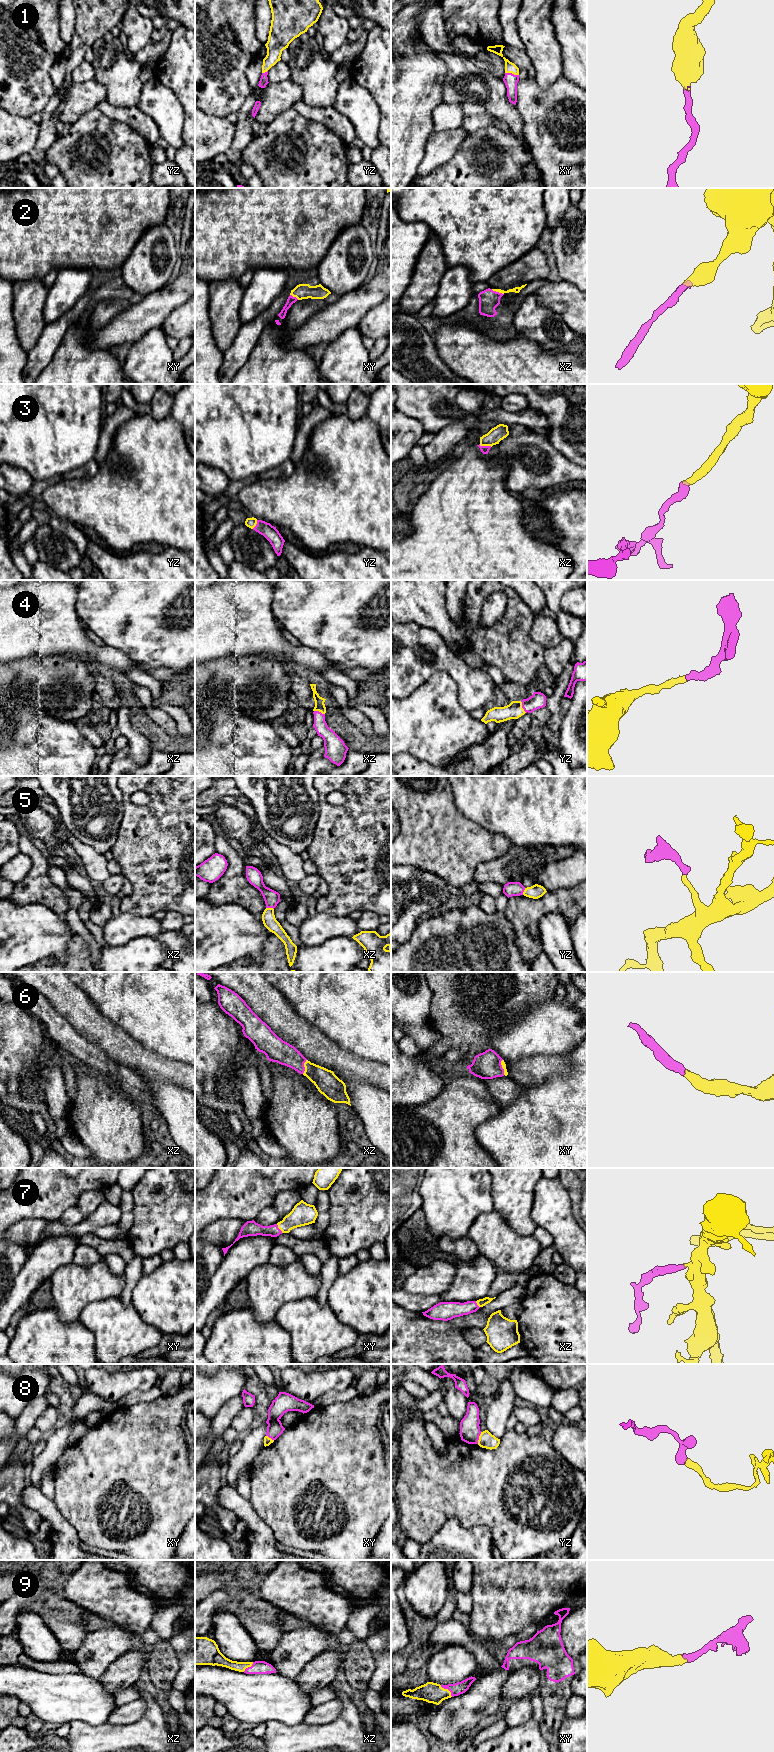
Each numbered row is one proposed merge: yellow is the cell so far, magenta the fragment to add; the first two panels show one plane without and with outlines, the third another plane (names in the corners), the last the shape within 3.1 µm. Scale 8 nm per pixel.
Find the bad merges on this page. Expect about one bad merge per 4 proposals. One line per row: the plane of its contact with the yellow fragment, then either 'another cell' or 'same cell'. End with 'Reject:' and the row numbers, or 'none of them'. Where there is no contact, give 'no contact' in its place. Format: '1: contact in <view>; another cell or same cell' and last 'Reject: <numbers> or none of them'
1: contact in xy; same cell
2: contact in xz; same cell
3: contact in xz; same cell
4: contact in yz; same cell
5: contact in xz; same cell
6: contact in xz; same cell
7: contact in xy; same cell
8: contact in yz; same cell
9: contact in xy; same cell
Reject: none of them

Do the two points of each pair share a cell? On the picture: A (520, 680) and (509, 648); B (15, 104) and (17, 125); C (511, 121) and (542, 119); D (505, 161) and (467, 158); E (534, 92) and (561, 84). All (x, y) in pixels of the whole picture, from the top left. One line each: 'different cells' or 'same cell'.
A: same cell
B: different cells
C: different cells
D: same cell
E: same cell

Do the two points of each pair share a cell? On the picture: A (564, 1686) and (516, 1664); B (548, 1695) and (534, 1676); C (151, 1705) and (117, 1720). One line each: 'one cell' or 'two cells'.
A: one cell
B: two cells
C: two cells

